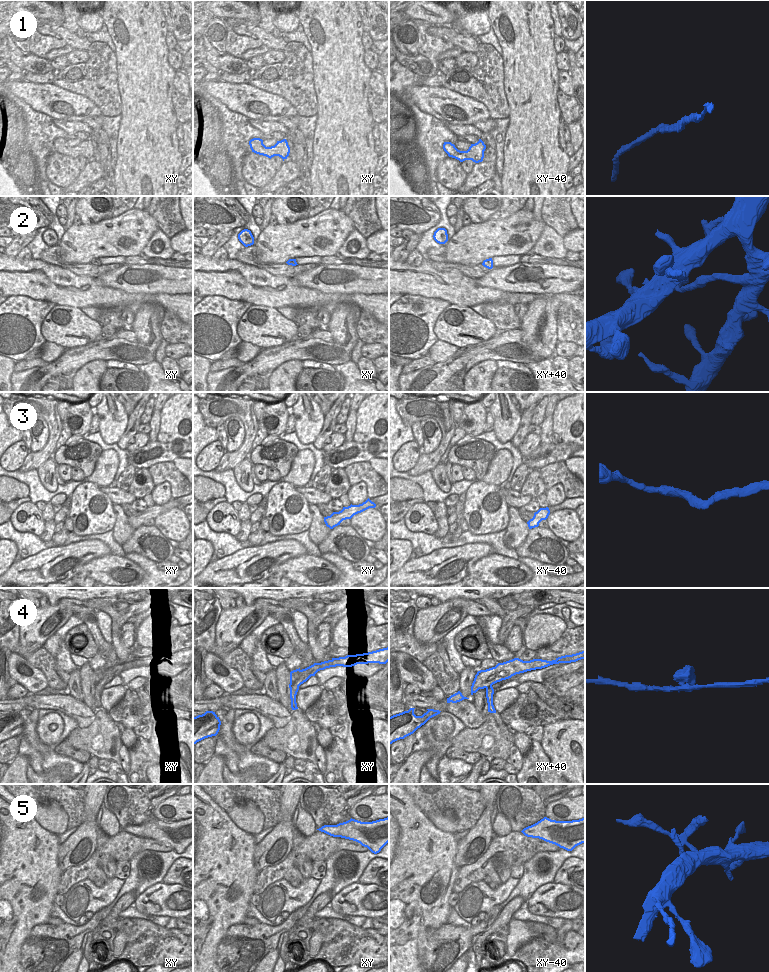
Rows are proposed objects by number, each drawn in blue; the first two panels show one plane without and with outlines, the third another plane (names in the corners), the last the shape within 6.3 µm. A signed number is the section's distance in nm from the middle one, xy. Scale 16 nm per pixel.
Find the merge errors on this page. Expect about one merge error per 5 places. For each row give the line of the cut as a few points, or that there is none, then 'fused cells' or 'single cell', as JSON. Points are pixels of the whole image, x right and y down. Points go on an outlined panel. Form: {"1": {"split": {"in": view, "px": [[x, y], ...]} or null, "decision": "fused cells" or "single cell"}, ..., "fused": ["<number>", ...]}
{"1": {"split": null, "decision": "single cell"}, "2": {"split": null, "decision": "single cell"}, "3": {"split": null, "decision": "single cell"}, "4": {"split": {"in": "xy", "px": [[290, 675], [295, 681], [307, 674], [310, 676]]}, "decision": "fused cells"}, "5": {"split": null, "decision": "single cell"}, "fused": ["4"]}

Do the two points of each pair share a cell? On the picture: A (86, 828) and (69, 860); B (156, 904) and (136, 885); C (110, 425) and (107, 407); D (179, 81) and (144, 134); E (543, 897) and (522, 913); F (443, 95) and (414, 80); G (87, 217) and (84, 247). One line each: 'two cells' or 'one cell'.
A: one cell
B: two cells
C: one cell
D: two cells
E: two cells
F: two cells
G: two cells

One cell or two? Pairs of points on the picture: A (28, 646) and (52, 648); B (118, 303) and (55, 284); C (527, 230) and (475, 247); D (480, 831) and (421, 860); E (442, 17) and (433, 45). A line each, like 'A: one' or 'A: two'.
A: two
B: one
C: one
D: two
E: two

